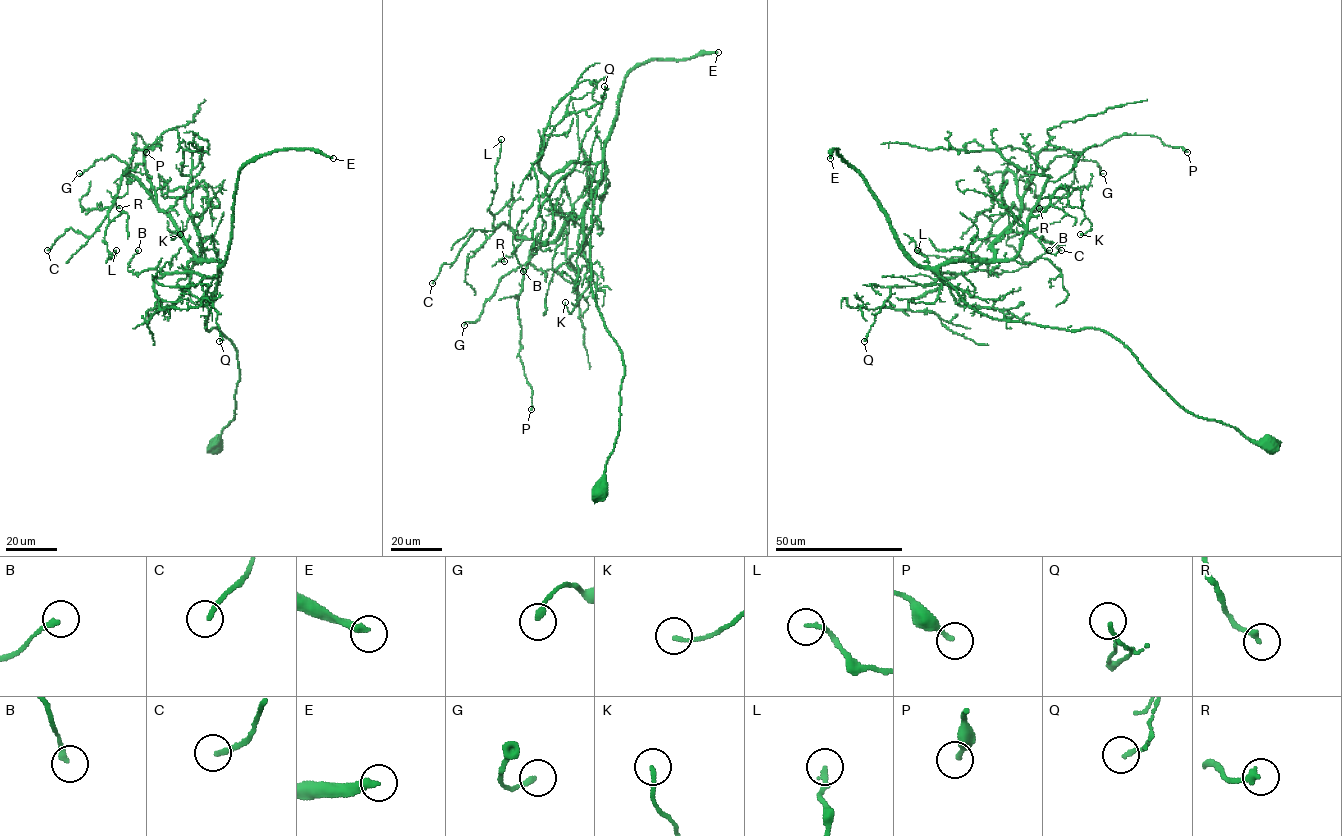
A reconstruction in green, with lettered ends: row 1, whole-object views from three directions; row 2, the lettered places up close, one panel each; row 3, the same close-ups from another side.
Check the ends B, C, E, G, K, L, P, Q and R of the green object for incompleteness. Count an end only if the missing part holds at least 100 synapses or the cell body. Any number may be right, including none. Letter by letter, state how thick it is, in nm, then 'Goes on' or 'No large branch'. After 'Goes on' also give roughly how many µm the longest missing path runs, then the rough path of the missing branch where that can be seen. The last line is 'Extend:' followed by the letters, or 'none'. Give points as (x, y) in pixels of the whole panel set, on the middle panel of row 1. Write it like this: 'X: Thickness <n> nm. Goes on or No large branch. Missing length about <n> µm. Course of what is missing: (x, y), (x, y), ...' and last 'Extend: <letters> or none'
B: Thickness 220 nm. No large branch
C: Thickness 200 nm. No large branch
E: Thickness 320 nm. Goes on. Missing length about 850 µm
G: Thickness 200 nm. No large branch
K: Thickness 150 nm. No large branch
L: Thickness 190 nm. No large branch
P: Thickness 200 nm. No large branch
Q: Thickness 140 nm. No large branch
R: Thickness 280 nm. No large branch
Extend: E

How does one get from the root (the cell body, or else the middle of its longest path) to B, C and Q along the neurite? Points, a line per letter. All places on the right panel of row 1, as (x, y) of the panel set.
B: (1272, 446), (1185, 411), (1105, 332), (992, 319), (940, 276), (974, 268), (1013, 272), (1049, 250)
C: (1272, 446), (1105, 332), (992, 319), (938, 271), (994, 256), (1007, 170), (1007, 235), (1061, 250)
Q: (1272, 446), (1185, 411), (1104, 331), (979, 313), (940, 276), (952, 273), (926, 284), (892, 286), (864, 341)

